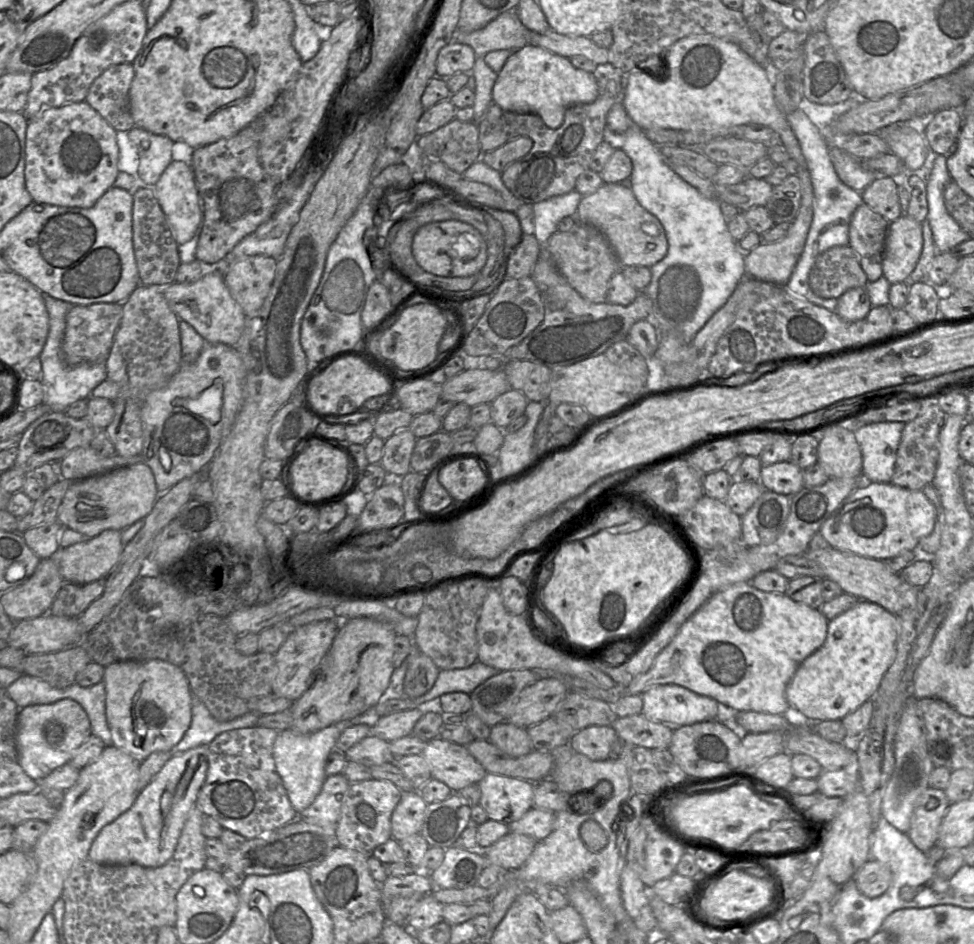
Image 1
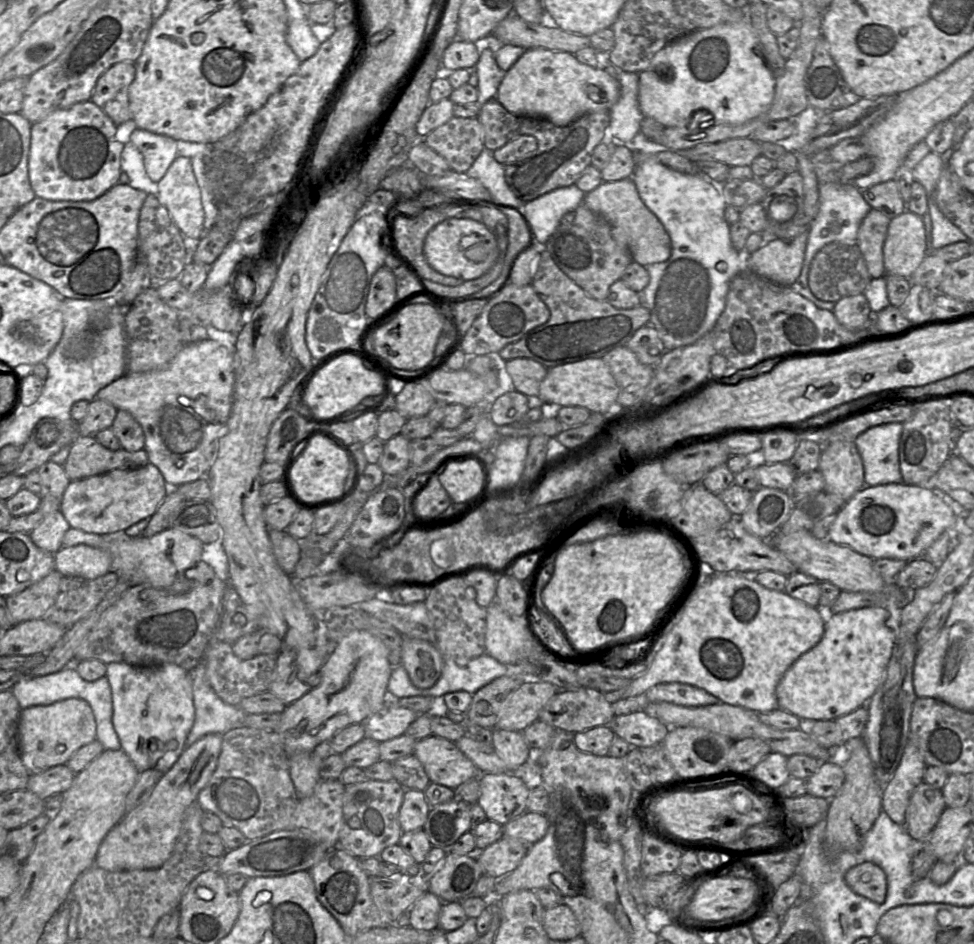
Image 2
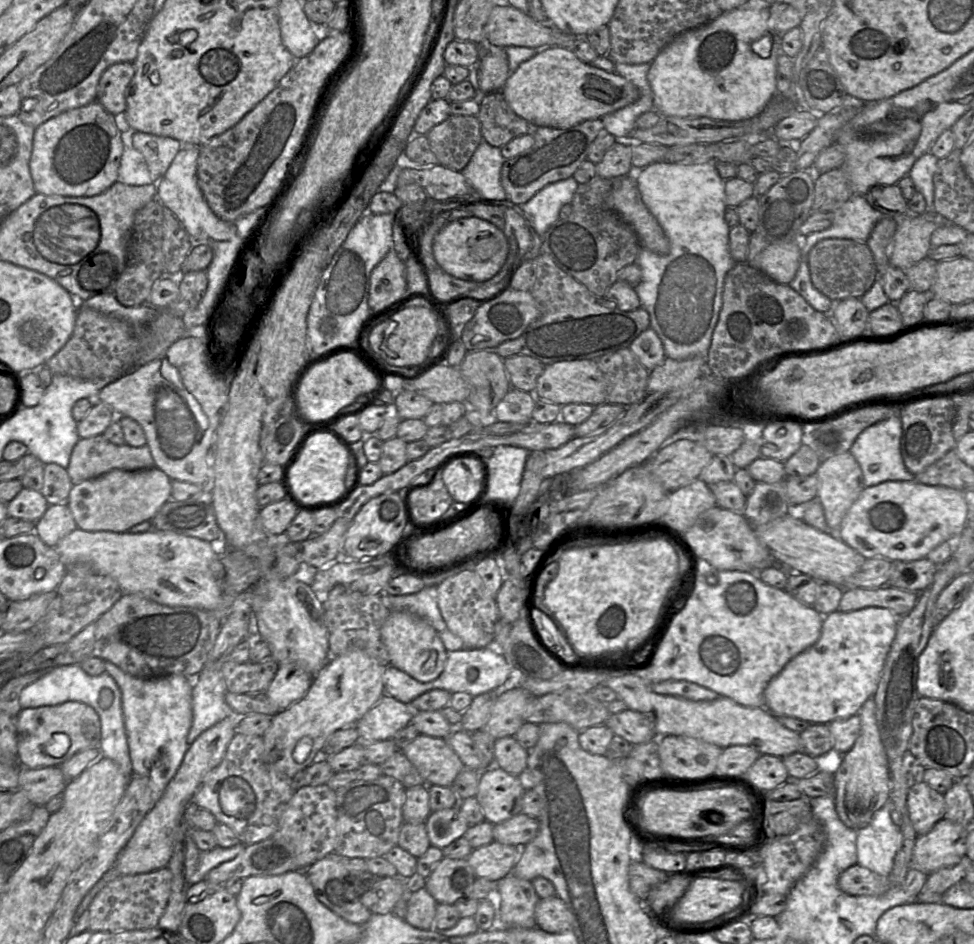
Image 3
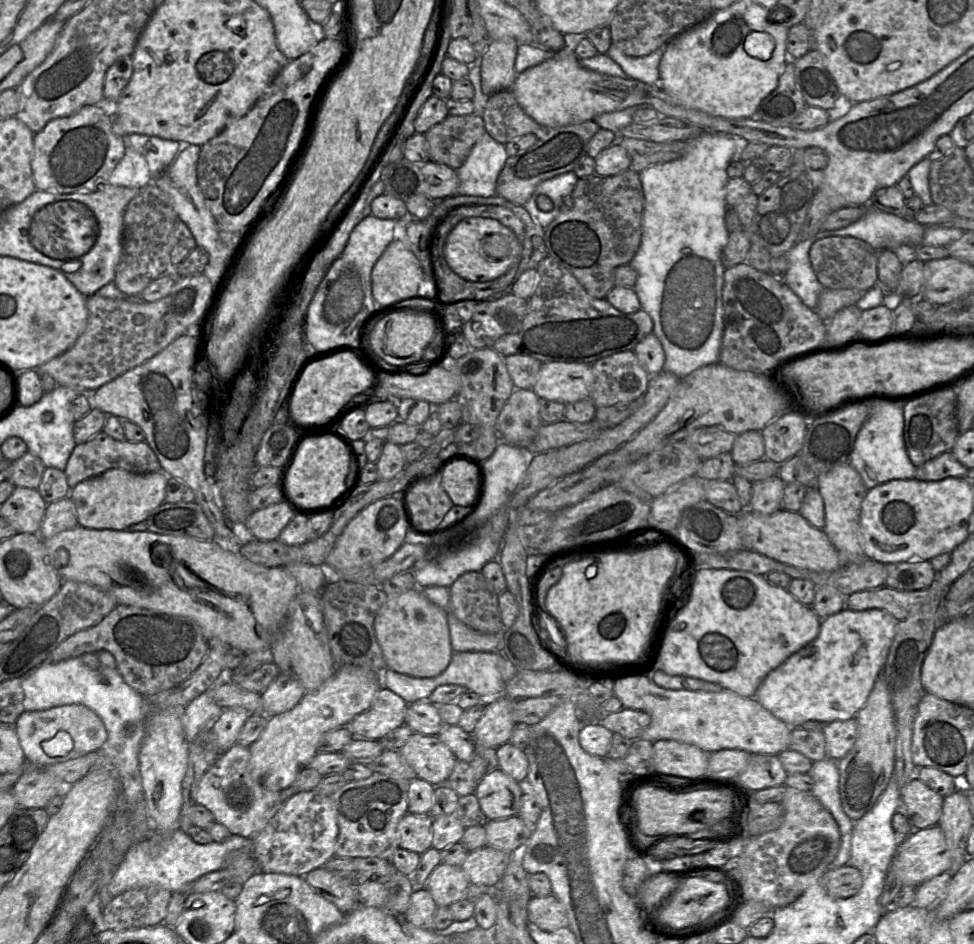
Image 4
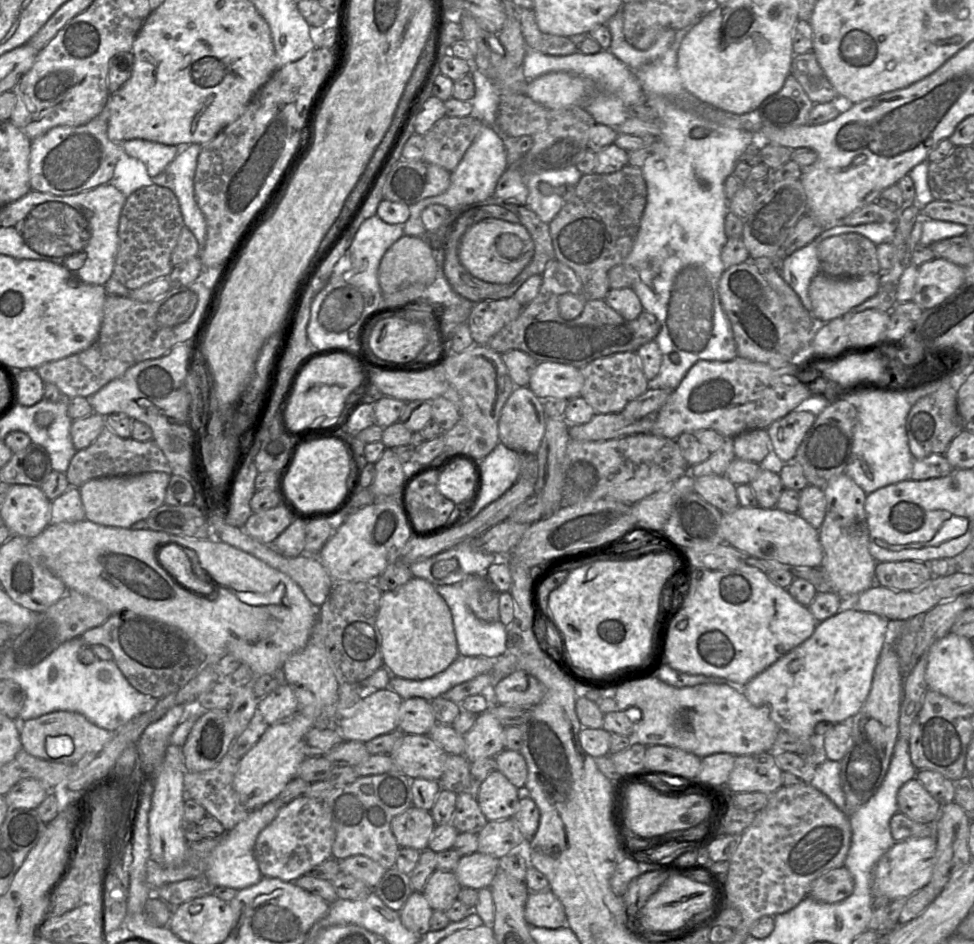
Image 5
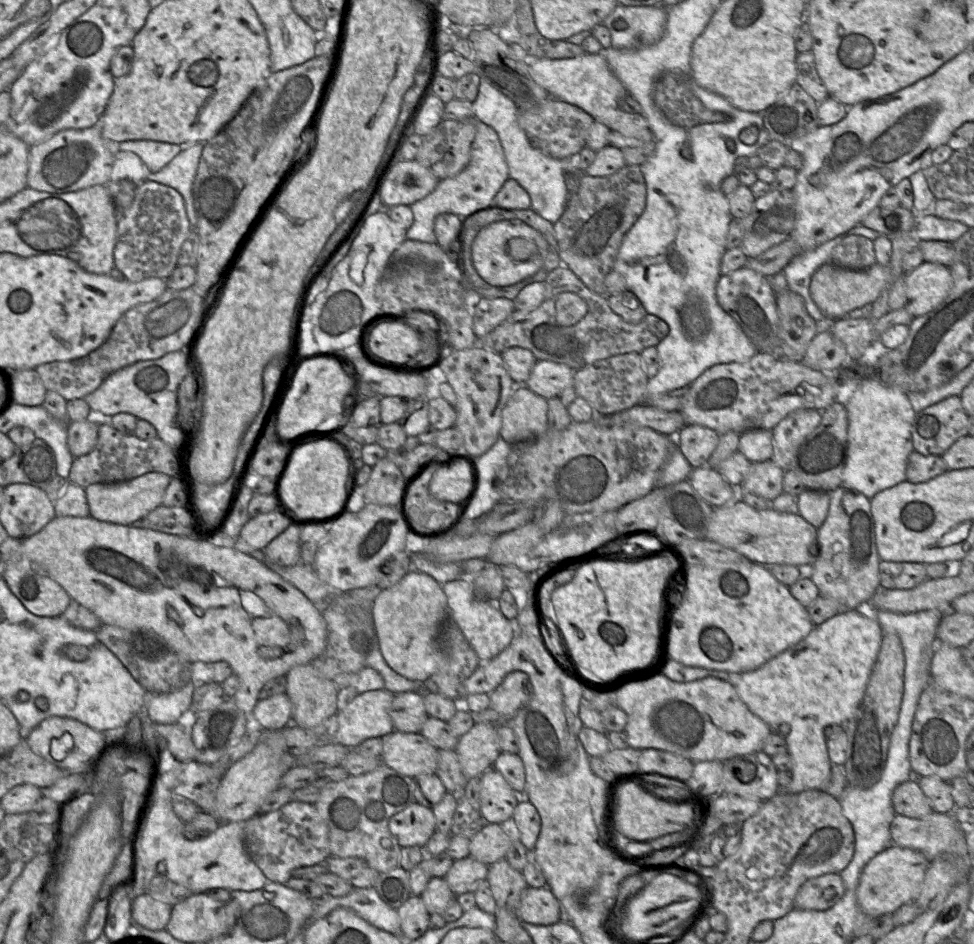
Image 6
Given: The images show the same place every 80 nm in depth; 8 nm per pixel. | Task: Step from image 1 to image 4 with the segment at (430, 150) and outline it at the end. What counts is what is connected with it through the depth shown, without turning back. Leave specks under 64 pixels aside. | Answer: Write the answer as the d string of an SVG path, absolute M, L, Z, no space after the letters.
M448 115L425 134L432 162L459 169L485 132L482 117Z

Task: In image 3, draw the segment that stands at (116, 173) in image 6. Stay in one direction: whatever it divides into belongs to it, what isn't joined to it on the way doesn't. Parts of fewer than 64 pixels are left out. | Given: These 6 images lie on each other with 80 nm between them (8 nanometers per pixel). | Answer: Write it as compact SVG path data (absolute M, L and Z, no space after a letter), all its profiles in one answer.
M121 118L120 131L124 151L120 161L117 181L133 186L156 184L151 178L143 155L132 146L133 132L138 131L133 131L127 127L125 123L121 121Z

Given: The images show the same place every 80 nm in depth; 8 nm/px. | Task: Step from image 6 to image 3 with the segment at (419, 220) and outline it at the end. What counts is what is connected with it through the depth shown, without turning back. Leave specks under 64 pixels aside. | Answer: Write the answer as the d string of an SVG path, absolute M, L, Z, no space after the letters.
M482 140L467 166L461 171L476 194L486 200L506 200L500 174L506 159L500 148Z

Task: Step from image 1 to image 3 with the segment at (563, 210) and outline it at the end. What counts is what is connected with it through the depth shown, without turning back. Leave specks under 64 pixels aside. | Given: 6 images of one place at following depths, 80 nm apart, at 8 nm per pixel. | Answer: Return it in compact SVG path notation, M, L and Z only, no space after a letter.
M574 177L547 185L528 202L520 205L527 223L543 237L551 225L559 218L564 204L571 203L578 188Z

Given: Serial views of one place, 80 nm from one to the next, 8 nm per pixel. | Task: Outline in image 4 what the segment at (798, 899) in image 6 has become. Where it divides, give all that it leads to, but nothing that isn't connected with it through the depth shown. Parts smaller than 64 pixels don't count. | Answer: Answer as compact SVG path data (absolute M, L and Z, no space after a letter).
M850 865L829 868L820 879L825 892L832 898L844 899L855 896L863 885L861 872Z

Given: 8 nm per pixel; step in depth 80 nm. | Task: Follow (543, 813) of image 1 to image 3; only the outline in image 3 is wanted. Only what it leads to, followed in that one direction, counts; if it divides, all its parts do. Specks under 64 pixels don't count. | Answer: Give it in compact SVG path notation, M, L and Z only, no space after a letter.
M520 813L493 828L494 841L516 847L524 847L539 832L539 820Z

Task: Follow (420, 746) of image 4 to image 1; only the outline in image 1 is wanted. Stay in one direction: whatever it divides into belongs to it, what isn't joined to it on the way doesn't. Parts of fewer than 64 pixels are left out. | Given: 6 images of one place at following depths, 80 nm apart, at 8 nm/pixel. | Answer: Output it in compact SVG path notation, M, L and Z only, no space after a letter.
M440 737L427 742L422 756L429 765L432 778L446 784L453 793L479 783L487 774L466 746Z

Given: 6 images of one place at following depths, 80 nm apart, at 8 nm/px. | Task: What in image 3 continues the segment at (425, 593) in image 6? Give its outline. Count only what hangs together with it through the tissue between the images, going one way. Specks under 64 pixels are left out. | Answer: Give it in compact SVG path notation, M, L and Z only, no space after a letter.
M391 611L381 627L381 638L390 656L391 665L415 680L431 682L443 672L448 651L436 630L418 615L407 611Z

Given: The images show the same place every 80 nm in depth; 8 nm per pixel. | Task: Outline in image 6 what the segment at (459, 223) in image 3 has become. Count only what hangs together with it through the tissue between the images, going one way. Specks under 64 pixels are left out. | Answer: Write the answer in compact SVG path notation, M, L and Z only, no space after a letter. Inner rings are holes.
M521 220L498 221L482 228L475 237L472 244L472 261L477 273L487 283L499 287L510 286L533 276L543 267L546 245L542 234ZM514 237L532 240L538 247L537 253L526 261L514 258L507 248L507 242Z

